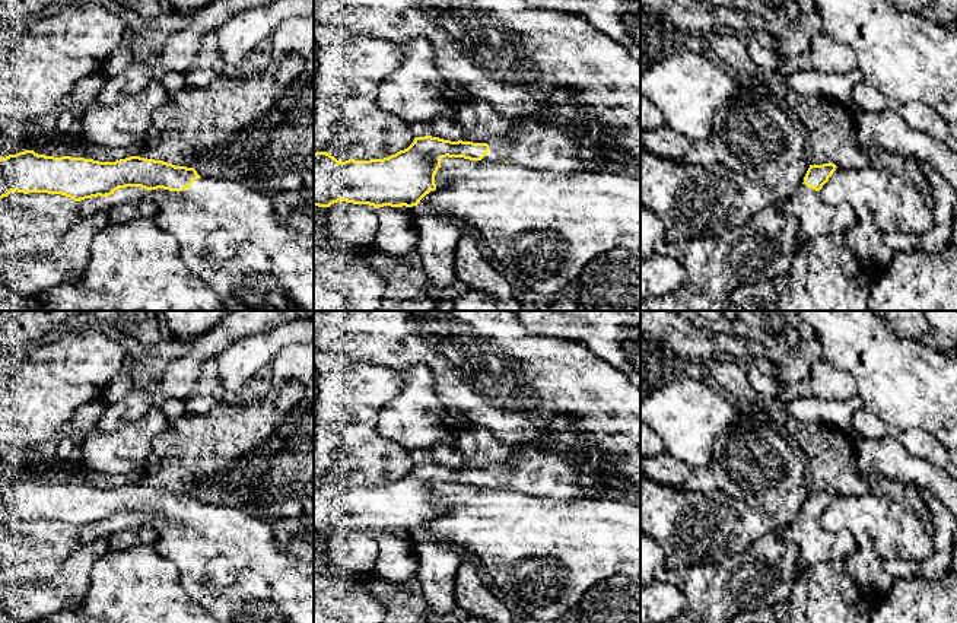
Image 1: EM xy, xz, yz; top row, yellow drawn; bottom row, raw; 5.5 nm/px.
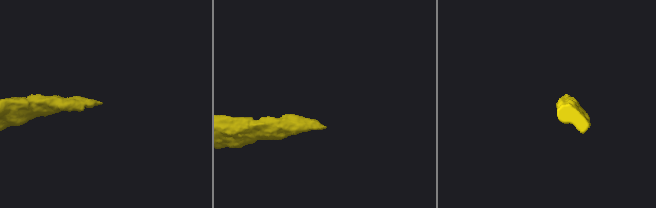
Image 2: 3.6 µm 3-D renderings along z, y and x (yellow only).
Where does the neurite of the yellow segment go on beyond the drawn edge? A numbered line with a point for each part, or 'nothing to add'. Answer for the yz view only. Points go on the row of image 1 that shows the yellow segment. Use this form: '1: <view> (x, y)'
1: yz (814, 218)

